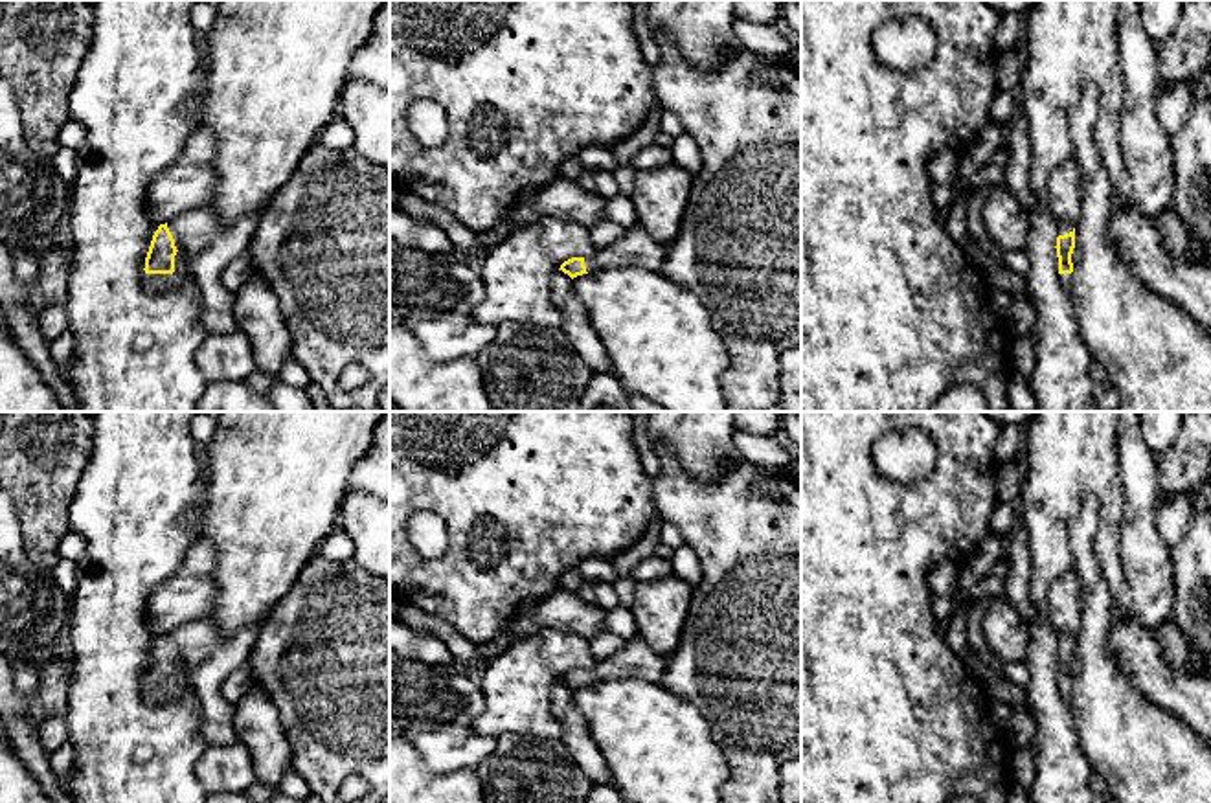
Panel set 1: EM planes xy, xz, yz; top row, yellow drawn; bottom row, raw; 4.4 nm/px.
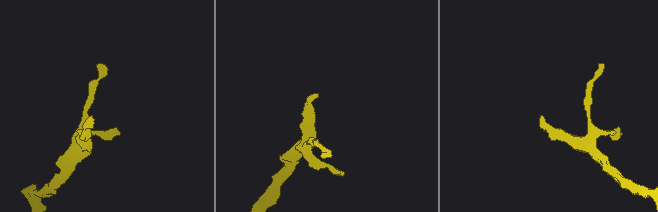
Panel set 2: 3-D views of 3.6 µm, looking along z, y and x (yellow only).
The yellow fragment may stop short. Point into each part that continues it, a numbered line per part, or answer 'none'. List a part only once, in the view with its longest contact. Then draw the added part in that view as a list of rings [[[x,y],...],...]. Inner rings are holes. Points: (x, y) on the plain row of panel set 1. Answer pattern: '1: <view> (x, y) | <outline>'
1: xy (204, 658) | [[[209,617],[186,623],[167,634],[175,650],[175,684],[143,685],[147,704],[156,704],[162,696],[191,689],[200,706],[200,733],[209,746],[230,746],[239,742],[233,724],[235,706],[230,704],[221,685],[226,676],[248,665],[252,647],[257,639],[255,628],[243,628],[233,636],[217,634]]]

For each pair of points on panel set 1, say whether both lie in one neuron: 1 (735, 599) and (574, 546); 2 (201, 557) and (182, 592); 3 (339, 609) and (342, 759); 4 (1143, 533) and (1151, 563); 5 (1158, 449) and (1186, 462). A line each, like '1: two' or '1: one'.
1: two
2: one
3: one
4: one
5: two

